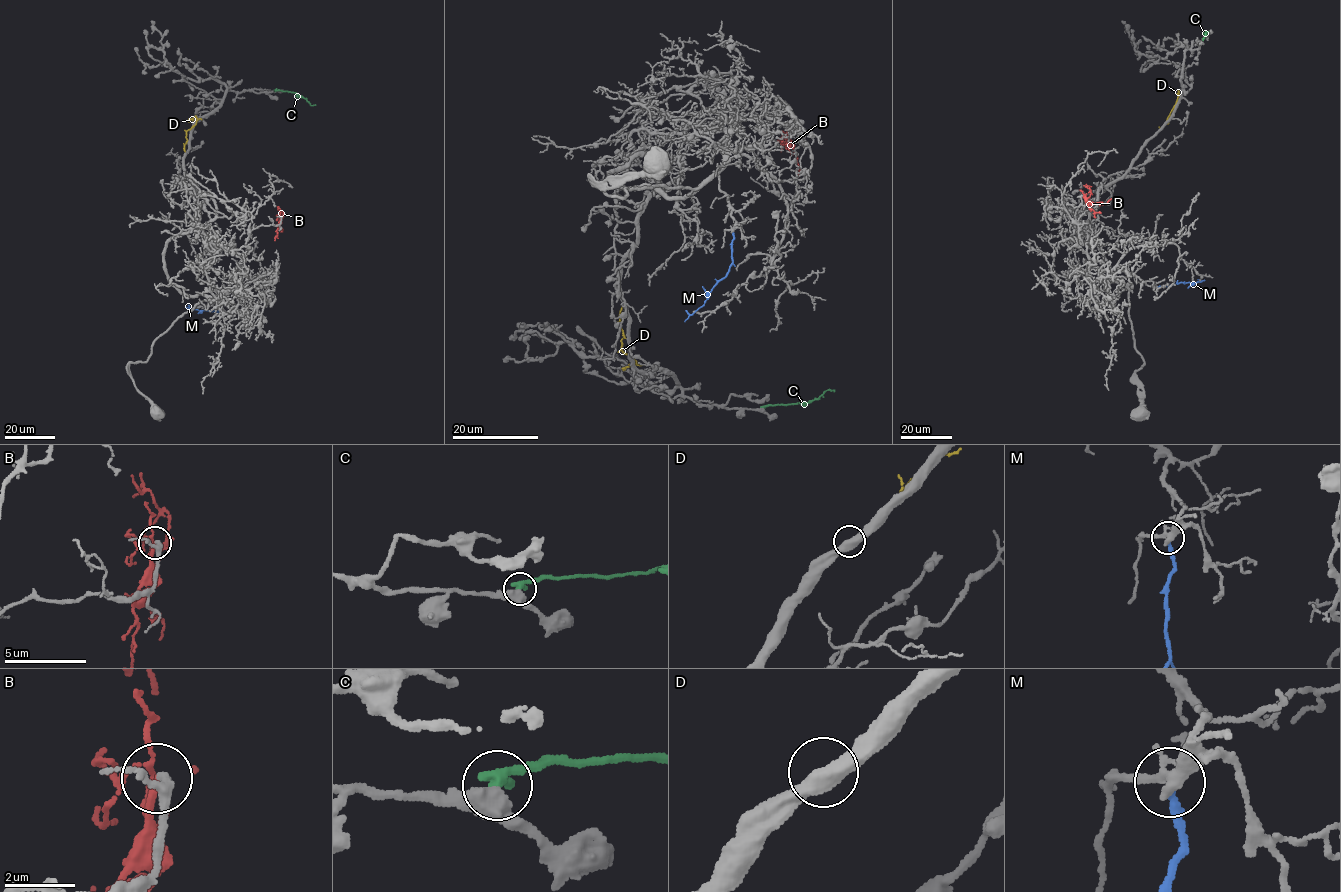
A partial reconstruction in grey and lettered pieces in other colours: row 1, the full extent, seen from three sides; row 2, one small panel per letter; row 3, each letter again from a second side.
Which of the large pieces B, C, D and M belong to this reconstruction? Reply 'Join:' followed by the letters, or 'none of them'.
Join: B

